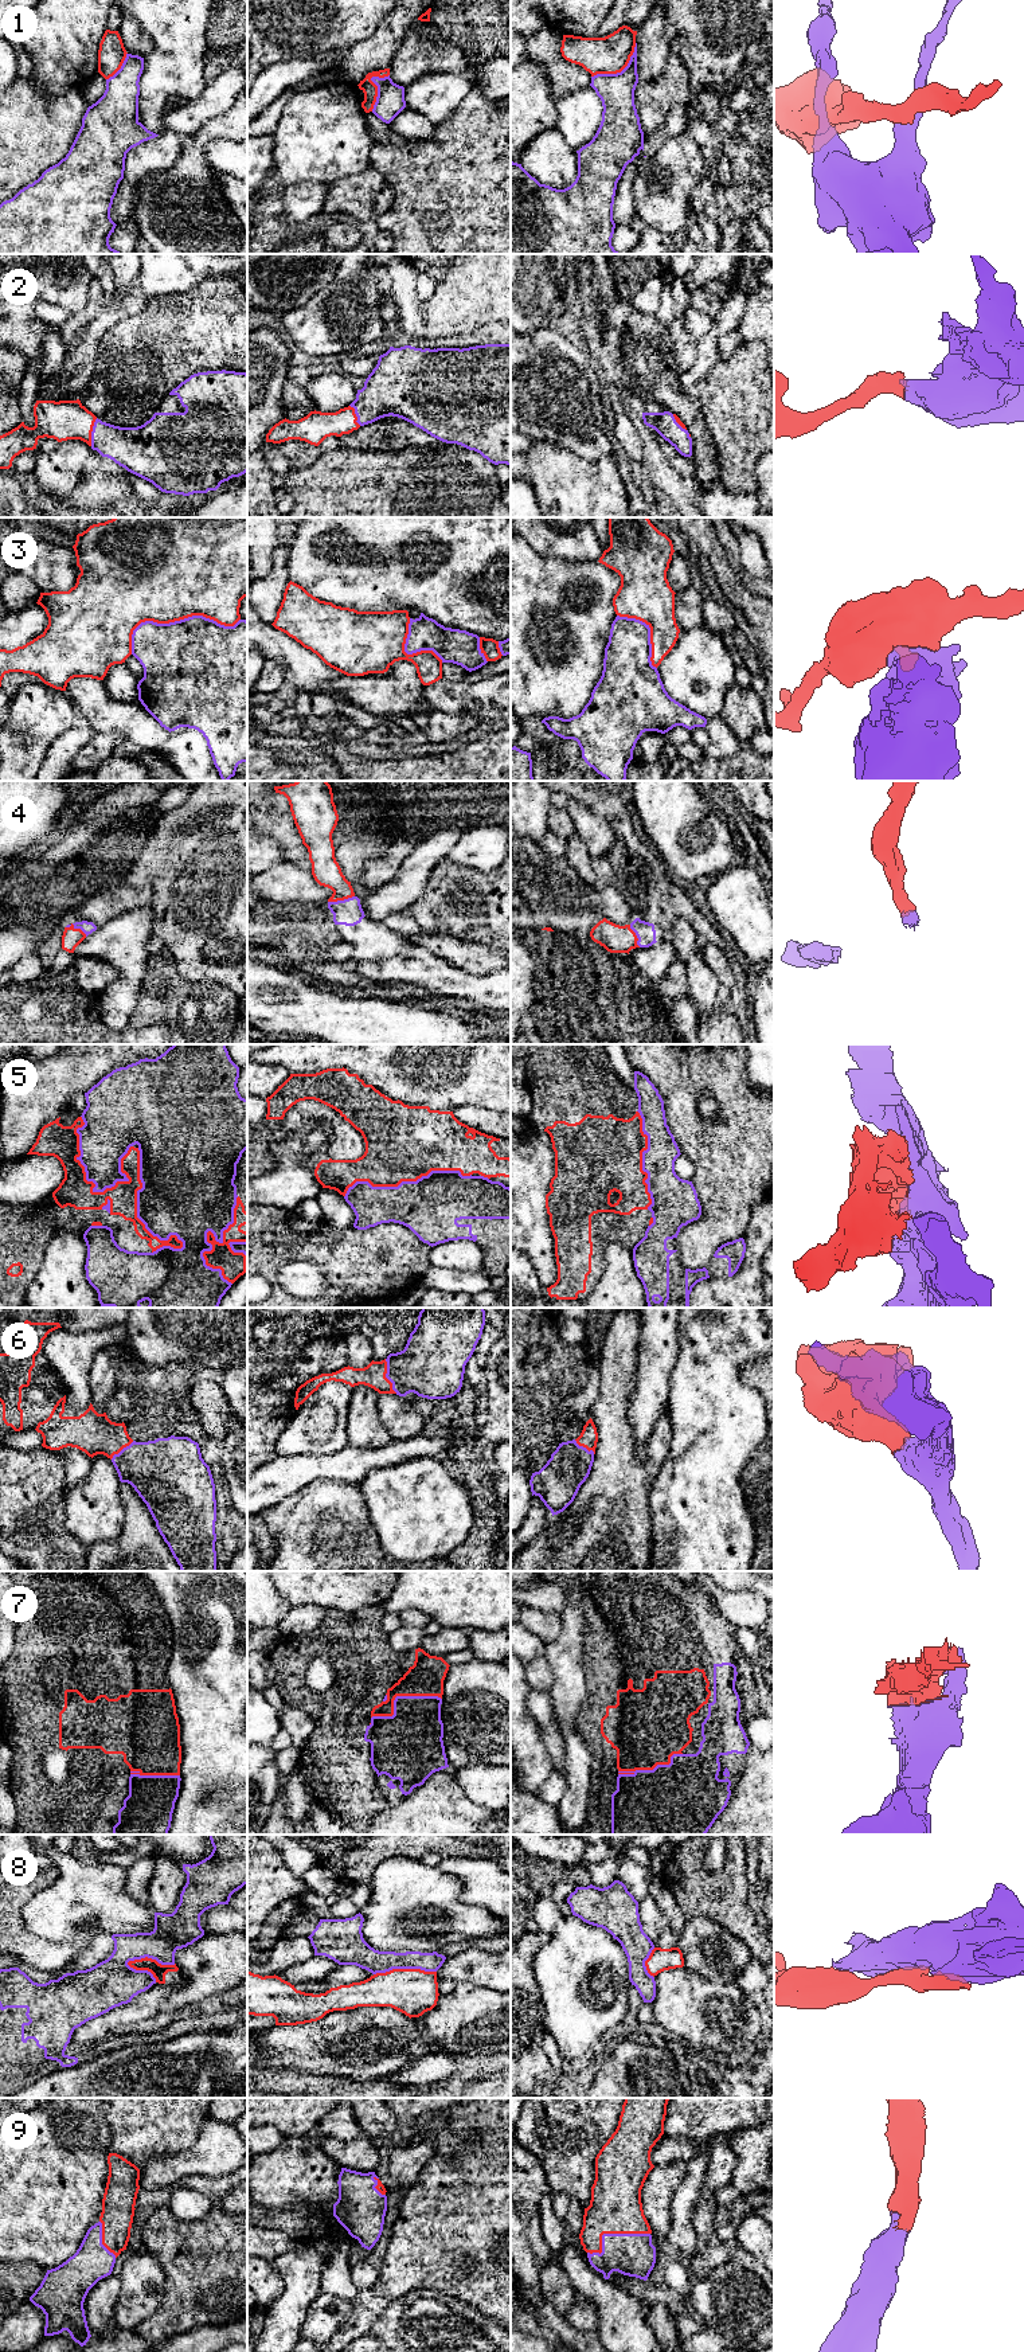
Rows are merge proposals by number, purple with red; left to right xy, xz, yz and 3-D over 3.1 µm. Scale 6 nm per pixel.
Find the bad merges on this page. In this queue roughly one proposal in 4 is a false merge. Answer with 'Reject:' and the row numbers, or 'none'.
Reject: 1, 3, 5, 7, 8

